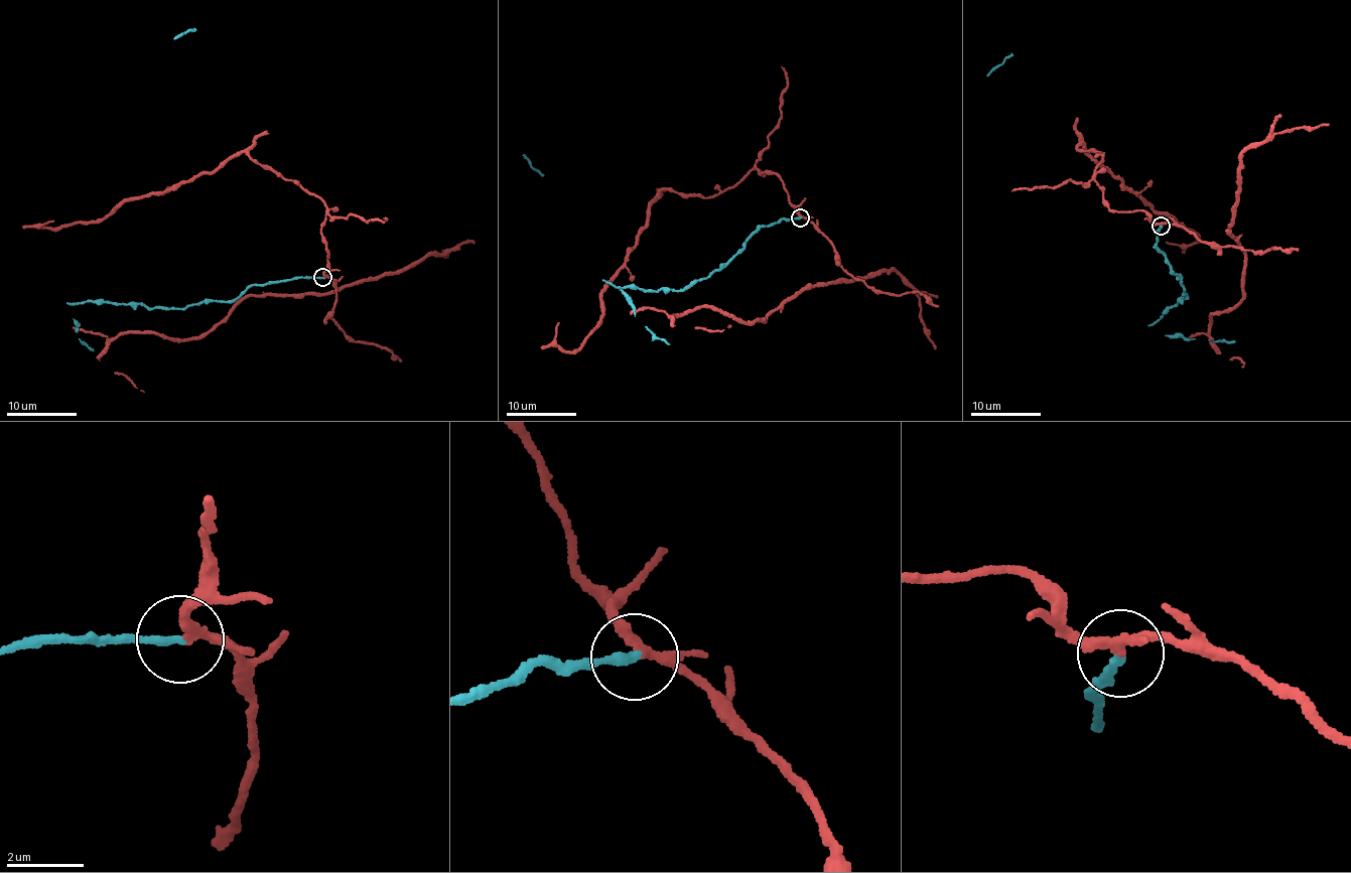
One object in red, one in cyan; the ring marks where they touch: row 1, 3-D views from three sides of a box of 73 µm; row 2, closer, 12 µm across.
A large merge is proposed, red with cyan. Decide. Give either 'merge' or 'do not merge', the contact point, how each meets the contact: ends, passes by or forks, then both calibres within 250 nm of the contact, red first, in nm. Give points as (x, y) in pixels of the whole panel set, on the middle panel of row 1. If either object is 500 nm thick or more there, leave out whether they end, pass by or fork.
do not merge | (800, 217) | red passes by | cyan ends | 240/240 nm

